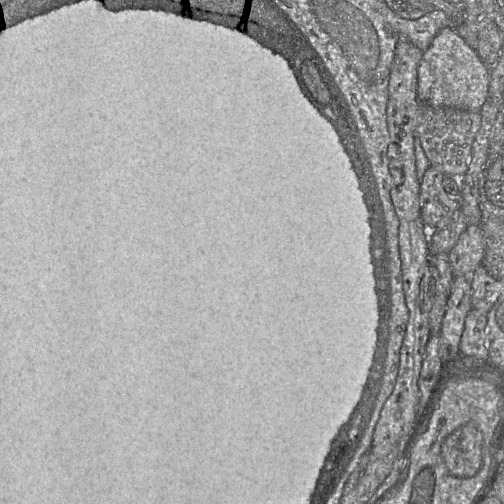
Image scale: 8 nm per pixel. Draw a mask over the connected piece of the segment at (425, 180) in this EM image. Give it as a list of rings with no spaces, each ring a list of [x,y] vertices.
[[[431,165],[420,182],[421,216],[427,228],[448,224],[460,209],[459,198],[444,189],[444,176],[441,170]]]

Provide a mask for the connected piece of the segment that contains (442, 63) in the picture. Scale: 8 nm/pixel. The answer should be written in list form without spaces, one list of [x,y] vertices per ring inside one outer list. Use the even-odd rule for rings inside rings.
[[[453,27],[441,29],[423,52],[418,67],[417,95],[421,103],[433,107],[480,112],[486,101],[490,68]]]

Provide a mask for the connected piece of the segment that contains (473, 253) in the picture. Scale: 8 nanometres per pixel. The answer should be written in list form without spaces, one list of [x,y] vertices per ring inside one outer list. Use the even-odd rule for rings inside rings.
[[[470,225],[448,254],[454,277],[471,276],[483,264],[485,242],[480,225]]]

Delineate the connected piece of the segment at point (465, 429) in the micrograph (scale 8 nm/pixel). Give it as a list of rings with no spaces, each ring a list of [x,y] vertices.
[[[465,424],[448,436],[442,445],[442,456],[451,474],[473,476],[482,462],[482,437],[476,426]]]

